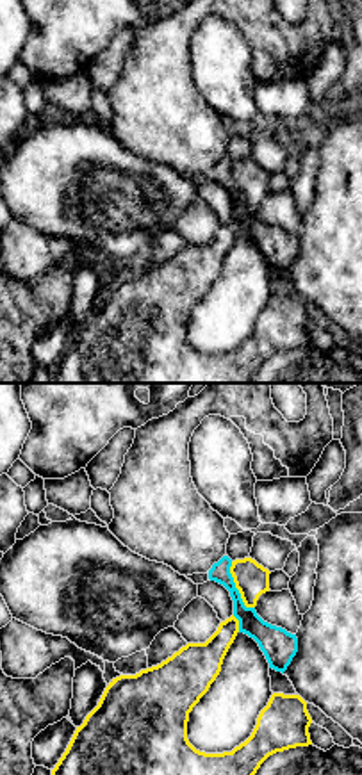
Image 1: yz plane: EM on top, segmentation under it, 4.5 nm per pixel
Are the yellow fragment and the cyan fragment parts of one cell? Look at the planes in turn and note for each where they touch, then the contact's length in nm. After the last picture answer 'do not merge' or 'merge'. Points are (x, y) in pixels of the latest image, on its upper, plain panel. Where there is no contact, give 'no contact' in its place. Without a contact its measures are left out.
meets yellow at (236, 187); contact 240 nm long

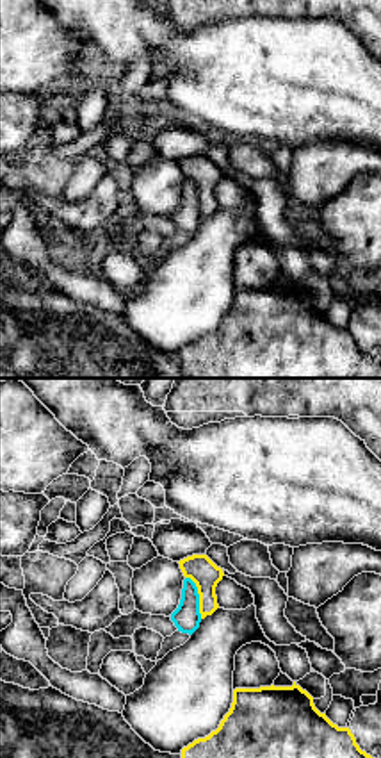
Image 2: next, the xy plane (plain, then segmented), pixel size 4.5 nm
meets yellow at (200, 197); contact 200 nm long

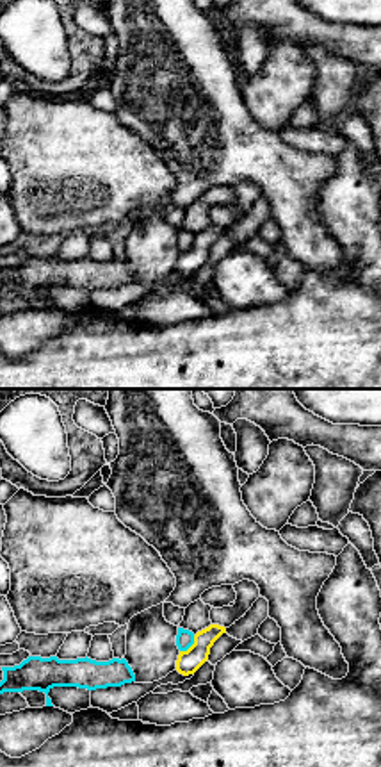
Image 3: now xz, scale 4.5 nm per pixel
meets yellow at (191, 247); contact 100 nm long

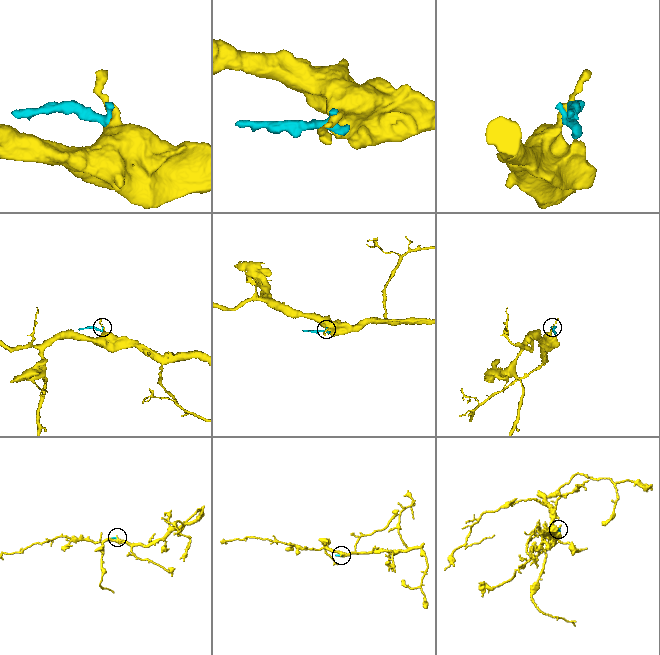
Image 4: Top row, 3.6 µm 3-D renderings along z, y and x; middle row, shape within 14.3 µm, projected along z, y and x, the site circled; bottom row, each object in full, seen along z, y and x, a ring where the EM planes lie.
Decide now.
do not merge

